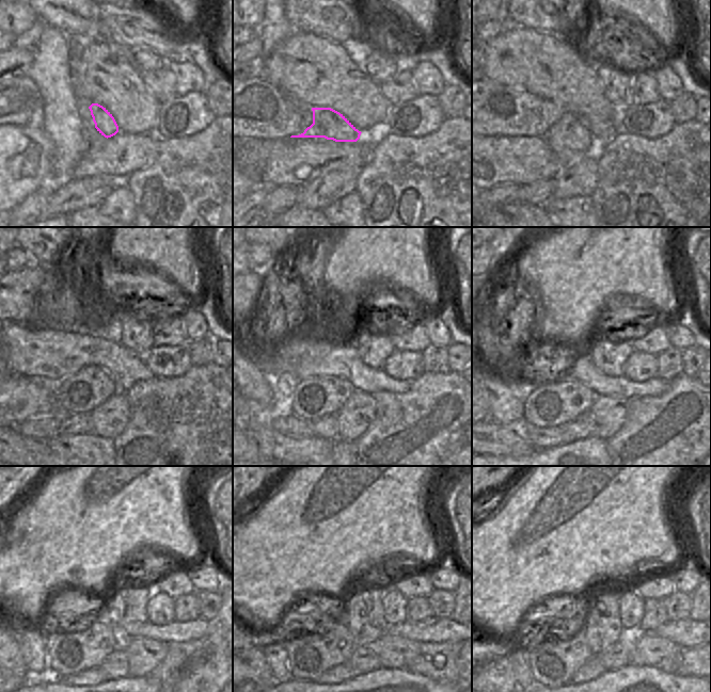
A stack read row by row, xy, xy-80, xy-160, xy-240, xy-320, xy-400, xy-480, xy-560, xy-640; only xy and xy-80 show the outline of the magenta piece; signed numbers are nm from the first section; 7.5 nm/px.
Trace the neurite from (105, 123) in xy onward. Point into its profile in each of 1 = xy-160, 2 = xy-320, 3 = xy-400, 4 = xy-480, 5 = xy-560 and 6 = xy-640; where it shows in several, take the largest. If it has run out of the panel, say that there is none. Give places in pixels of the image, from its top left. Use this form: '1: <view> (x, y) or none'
1: xy-160 (569, 140)
2: xy-320 (313, 398)
3: xy-400 (551, 403)
4: xy-480 (74, 646)
5: xy-560 (311, 653)
6: xy-640 (553, 660)

